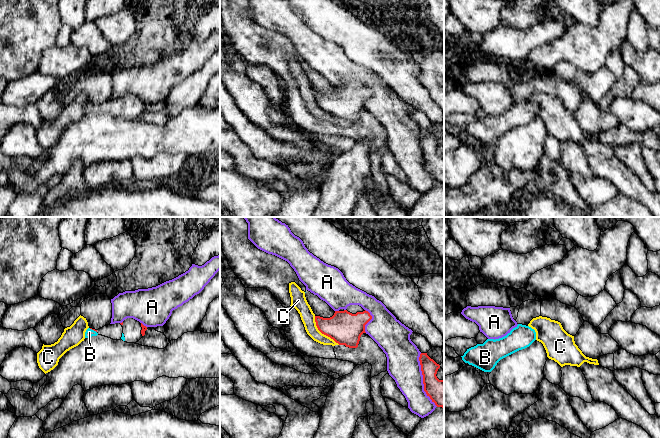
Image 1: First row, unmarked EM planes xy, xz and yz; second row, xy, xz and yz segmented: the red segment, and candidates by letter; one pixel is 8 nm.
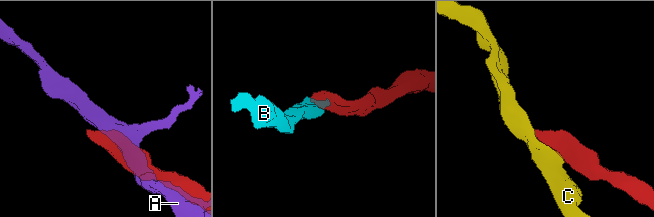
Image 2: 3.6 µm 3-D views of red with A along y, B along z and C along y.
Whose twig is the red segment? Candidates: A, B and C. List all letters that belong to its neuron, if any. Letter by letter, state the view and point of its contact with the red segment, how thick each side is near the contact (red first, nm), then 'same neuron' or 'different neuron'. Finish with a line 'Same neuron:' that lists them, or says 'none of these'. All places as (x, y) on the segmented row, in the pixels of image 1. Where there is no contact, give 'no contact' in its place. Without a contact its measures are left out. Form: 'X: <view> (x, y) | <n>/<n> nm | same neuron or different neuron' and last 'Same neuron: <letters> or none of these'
A: xz (423, 380) | 220/260 nm | different neuron
B: xy (93, 329) | 20/70 nm | same neuron
C: xz (322, 333) | 260/110 nm | different neuron
Same neuron: B

